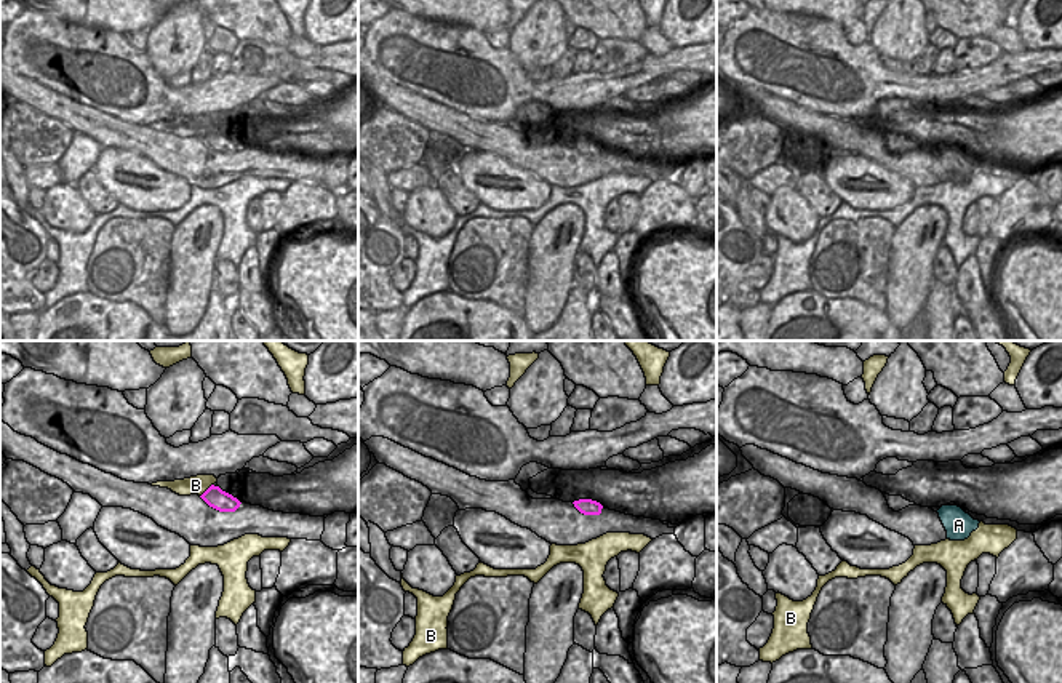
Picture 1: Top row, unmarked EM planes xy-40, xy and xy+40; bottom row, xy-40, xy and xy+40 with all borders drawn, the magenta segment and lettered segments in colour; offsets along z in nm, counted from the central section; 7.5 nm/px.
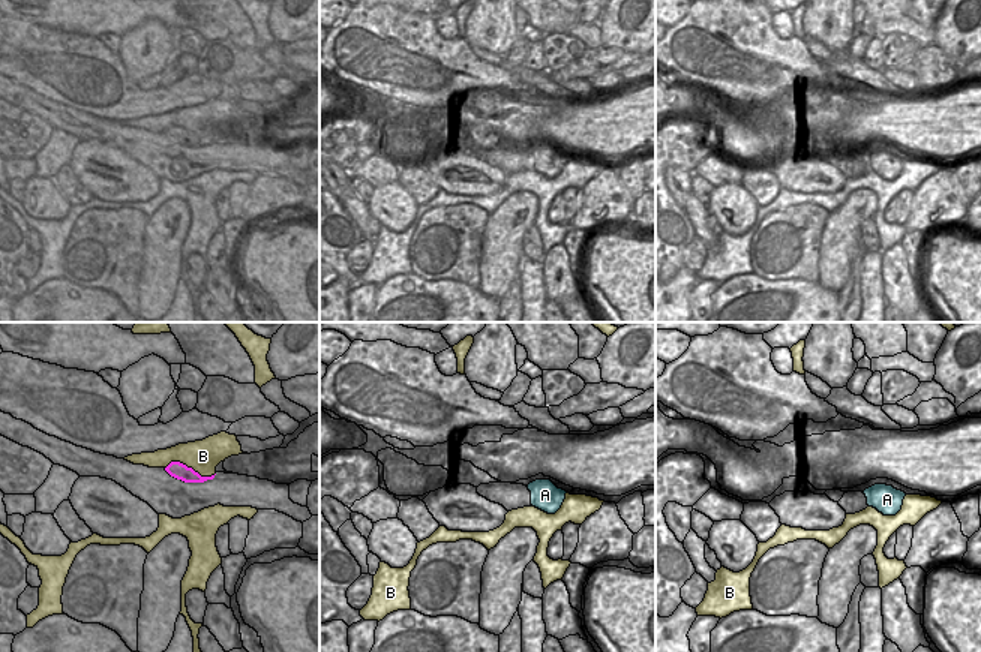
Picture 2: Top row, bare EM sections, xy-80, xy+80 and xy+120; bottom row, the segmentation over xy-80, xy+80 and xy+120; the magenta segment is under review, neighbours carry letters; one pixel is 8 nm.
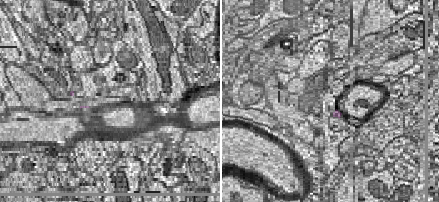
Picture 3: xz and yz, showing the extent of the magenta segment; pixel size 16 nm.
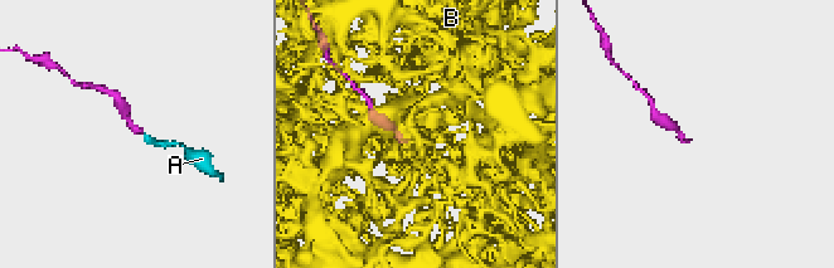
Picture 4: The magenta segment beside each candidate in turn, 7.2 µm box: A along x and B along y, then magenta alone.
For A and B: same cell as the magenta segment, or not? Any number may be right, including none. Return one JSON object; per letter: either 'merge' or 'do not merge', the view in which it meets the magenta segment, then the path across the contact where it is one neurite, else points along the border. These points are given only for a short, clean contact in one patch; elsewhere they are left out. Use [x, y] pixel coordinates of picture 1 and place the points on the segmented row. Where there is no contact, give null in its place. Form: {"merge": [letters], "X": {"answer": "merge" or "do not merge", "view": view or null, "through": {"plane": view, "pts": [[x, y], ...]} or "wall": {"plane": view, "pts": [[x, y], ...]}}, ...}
{"merge": ["A"], "A": {"answer": "merge", "view": null}, "B": {"answer": "do not merge", "view": "xy-40"}}

